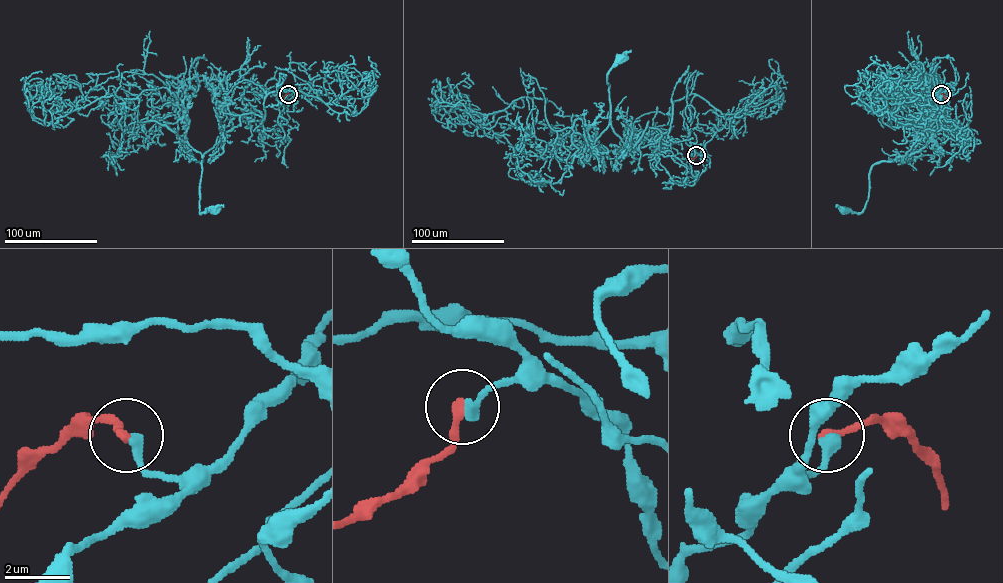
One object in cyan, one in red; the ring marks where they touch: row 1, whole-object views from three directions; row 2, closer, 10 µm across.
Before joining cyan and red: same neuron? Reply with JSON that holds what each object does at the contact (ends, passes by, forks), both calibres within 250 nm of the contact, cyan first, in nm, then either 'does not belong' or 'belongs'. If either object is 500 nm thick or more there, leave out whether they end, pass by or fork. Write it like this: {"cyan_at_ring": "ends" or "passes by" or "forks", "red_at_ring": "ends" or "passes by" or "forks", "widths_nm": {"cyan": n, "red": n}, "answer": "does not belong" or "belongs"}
{"cyan_at_ring": "ends", "red_at_ring": "ends", "widths_nm": {"cyan": 360, "red": 280}, "answer": "belongs"}

